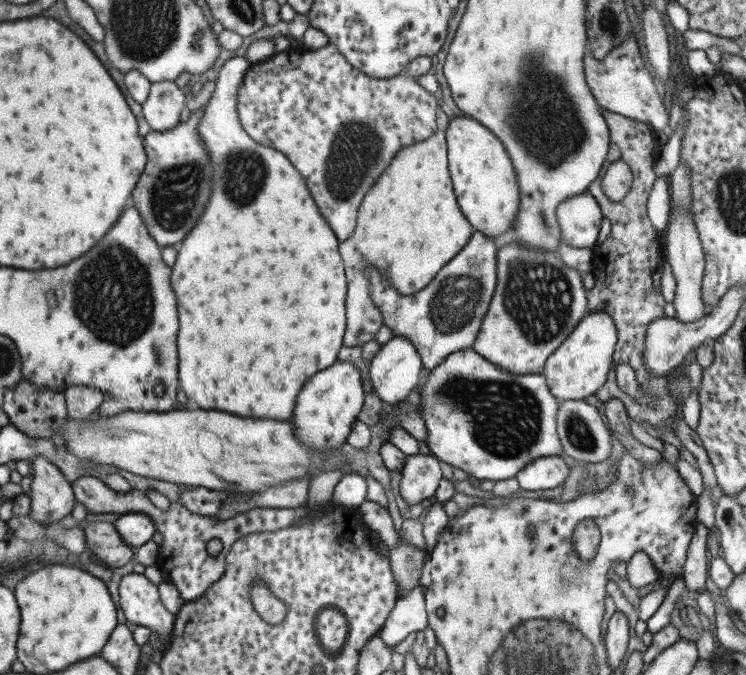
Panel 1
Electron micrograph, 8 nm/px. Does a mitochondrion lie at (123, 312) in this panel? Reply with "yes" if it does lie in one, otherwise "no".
yes

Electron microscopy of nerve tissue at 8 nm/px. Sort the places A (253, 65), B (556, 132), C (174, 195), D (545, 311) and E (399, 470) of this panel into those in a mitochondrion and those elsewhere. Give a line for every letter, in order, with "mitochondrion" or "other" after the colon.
A: other
B: mitochondrion
C: mitochondrion
D: mitochondrion
E: other

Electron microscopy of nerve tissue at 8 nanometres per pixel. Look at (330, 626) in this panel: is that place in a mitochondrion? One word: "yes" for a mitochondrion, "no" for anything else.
yes

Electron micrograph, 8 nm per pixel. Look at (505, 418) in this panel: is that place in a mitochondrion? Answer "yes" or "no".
yes

